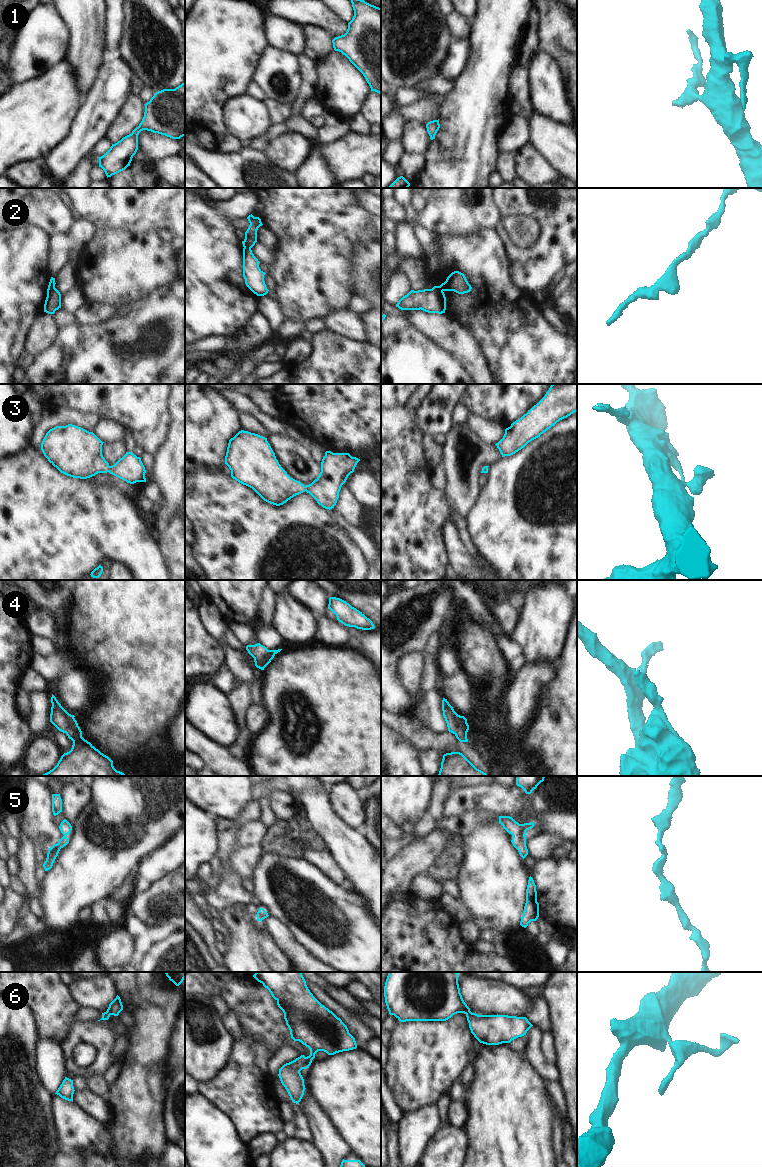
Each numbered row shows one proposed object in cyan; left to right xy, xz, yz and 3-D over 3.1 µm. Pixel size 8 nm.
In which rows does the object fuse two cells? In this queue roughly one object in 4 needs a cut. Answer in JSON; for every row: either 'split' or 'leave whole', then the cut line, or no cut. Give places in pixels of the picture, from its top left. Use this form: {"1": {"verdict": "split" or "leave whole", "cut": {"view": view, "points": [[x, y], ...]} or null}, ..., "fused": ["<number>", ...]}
{"1": {"verdict": "leave whole", "cut": null}, "2": {"verdict": "split", "cut": {"view": "xy", "points": [[48, 287], [54, 288]]}}, "3": {"verdict": "leave whole", "cut": null}, "4": {"verdict": "leave whole", "cut": null}, "5": {"verdict": "leave whole", "cut": null}, "6": {"verdict": "split", "cut": {"view": "xz", "points": [[305, 1057], [309, 1065]]}}, "fused": ["2", "6"]}

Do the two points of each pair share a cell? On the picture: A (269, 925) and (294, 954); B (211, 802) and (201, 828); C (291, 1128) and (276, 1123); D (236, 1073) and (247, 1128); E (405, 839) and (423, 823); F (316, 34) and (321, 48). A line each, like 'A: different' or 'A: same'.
A: same
B: different
C: different
D: same
E: same
F: same

